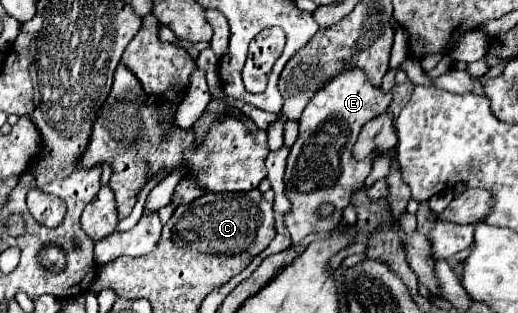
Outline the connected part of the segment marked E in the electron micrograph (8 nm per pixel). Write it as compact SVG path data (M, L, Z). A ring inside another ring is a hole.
M359 69L353 71L345 71L339 77L335 77L327 87L323 87L305 107L301 119L299 119L299 137L295 141L295 145L291 147L289 159L287 159L287 171L285 171L285 195L291 201L291 211L283 215L287 233L291 237L291 243L301 243L307 235L311 233L327 233L329 229L335 229L335 225L341 223L341 211L343 207L349 205L349 197L351 193L363 185L365 177L371 171L371 155L363 161L353 161L351 159L351 149L353 143L357 141L357 135L361 131L361 127L375 119L377 115L381 115L383 111L387 111L391 103L391 95L383 95L381 89L375 89L367 83L365 75ZM323 203L331 203L335 205L333 215L329 217L319 217L317 209Z

